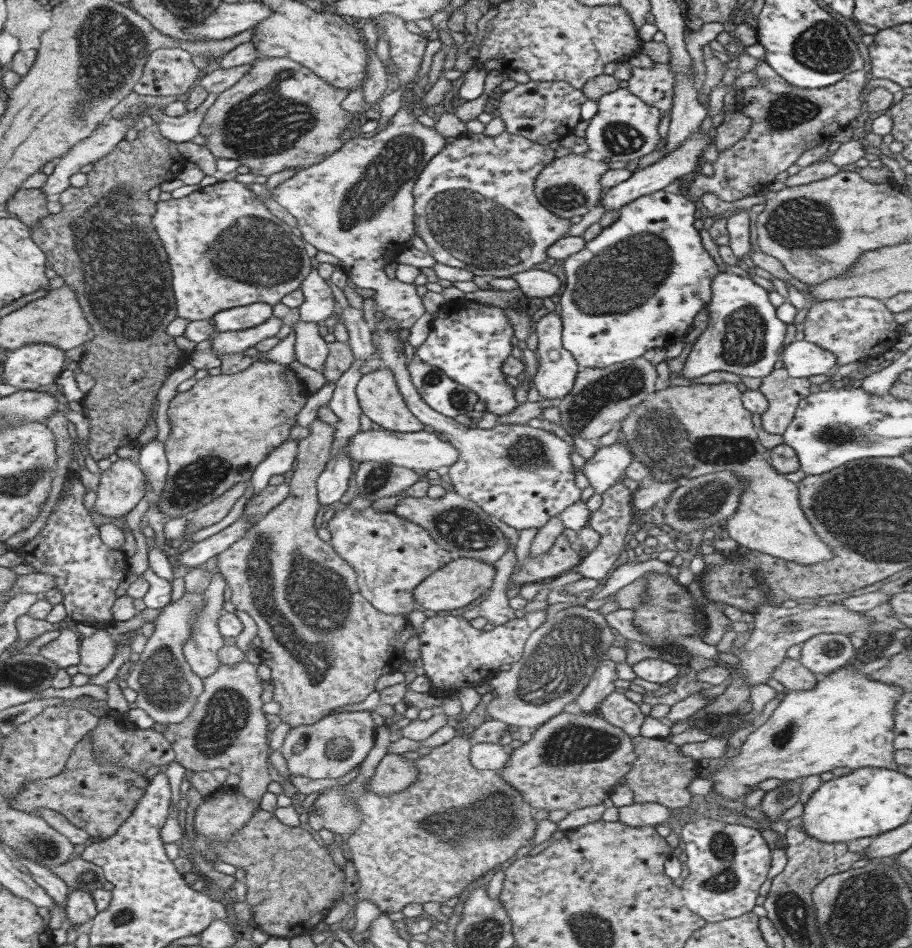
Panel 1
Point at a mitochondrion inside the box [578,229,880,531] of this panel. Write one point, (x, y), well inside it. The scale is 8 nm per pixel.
(657, 434)

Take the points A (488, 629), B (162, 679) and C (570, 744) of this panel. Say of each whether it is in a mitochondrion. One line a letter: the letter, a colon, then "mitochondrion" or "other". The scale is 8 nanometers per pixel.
A: other
B: mitochondrion
C: mitochondrion

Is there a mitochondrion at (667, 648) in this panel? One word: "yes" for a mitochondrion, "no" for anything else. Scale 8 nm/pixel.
no

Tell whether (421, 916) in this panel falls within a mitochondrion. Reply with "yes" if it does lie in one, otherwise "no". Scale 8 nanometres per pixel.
no

